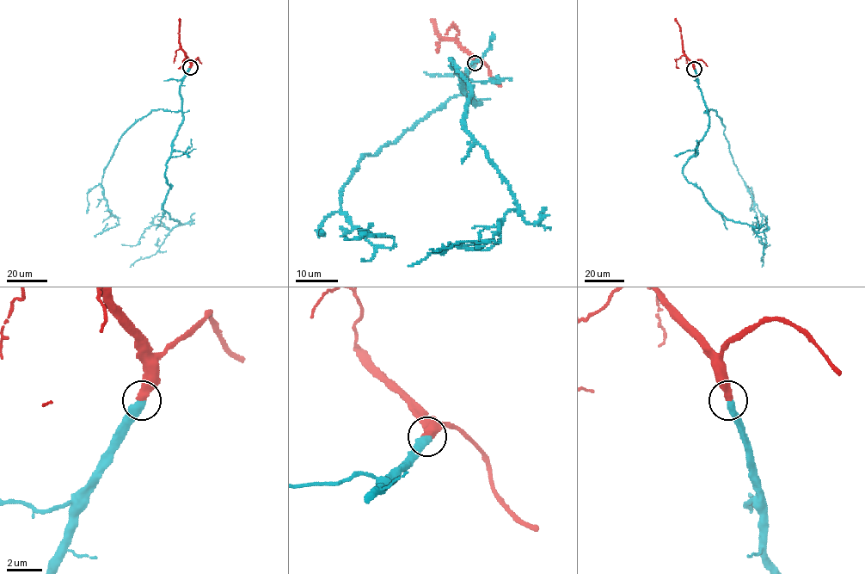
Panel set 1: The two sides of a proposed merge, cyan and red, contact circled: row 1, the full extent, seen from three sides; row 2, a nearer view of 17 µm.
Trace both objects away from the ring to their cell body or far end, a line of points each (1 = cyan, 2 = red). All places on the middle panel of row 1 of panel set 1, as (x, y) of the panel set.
1: (474, 63), (461, 79), (475, 104), (450, 60), (470, 91), (464, 129), (517, 208), (485, 249), (407, 265)
2: (474, 63), (453, 40), (443, 39), (436, 33), (432, 19)

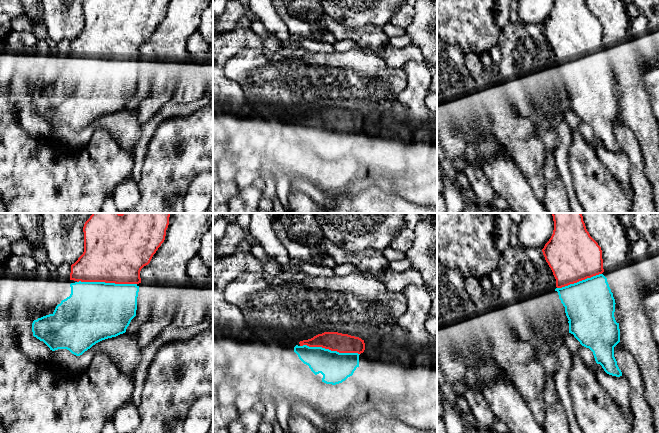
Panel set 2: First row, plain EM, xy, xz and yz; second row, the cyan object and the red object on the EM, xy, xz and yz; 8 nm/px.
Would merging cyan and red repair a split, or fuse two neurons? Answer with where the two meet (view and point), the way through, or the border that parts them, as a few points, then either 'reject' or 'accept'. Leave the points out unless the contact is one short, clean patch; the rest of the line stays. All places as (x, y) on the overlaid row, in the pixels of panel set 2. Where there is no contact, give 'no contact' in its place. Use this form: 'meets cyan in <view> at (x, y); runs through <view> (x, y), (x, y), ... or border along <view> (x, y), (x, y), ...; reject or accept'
meets cyan in xy at (107, 283); accept

